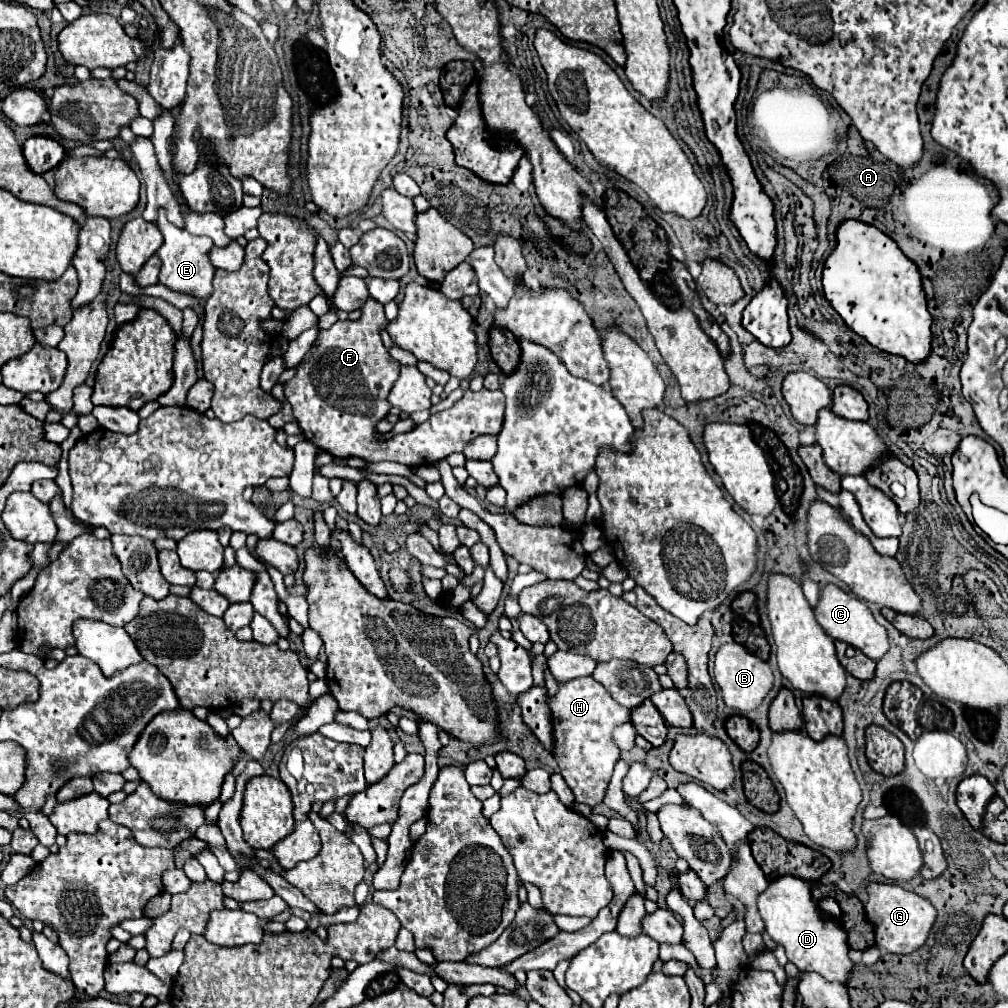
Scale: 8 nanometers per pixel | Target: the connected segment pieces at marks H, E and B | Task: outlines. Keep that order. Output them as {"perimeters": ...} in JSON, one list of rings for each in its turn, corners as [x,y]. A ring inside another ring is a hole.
{"perimeters":[[[[592,676],[558,684],[558,688],[558,694],[548,698],[556,740],[552,754],[560,766],[560,774],[574,792],[576,802],[594,808],[602,802],[604,790],[620,757],[620,750],[612,740],[612,730],[626,722],[628,710],[622,708]]],[[[158,212],[158,224],[156,224],[164,236],[164,246],[156,252],[162,258],[162,272],[160,272],[160,284],[168,286],[170,290],[194,296],[198,300],[208,300],[212,294],[212,276],[214,266],[208,262],[208,250],[212,248],[212,240],[208,236],[194,236],[186,230],[176,228],[166,220],[164,212]]],[[[728,642],[728,644],[718,648],[716,666],[714,666],[714,678],[716,678],[718,686],[720,686],[720,692],[722,692],[722,698],[724,698],[726,706],[738,708],[740,712],[750,712],[750,710],[758,708],[760,702],[764,700],[764,696],[774,686],[774,676],[772,676],[770,666],[764,660],[760,660],[758,656],[750,654],[738,642]]]]}

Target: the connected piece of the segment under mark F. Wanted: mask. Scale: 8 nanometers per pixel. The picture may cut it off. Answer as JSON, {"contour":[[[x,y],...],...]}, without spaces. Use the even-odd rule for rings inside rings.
{"contour":[[[368,300],[362,306],[362,318],[360,320],[348,320],[340,318],[332,328],[320,330],[316,342],[312,344],[310,352],[304,356],[304,360],[298,364],[296,374],[292,380],[284,384],[284,396],[294,408],[294,418],[302,428],[302,434],[308,442],[318,446],[320,450],[336,456],[336,458],[350,458],[358,456],[366,462],[398,462],[398,464],[410,464],[410,466],[422,466],[422,464],[436,464],[442,458],[448,458],[454,452],[462,452],[464,446],[482,434],[498,434],[504,420],[504,396],[500,390],[486,390],[480,392],[464,392],[464,398],[458,400],[450,410],[436,412],[426,420],[424,424],[414,426],[408,434],[396,434],[388,440],[380,440],[380,432],[376,430],[376,422],[384,420],[390,412],[388,392],[394,386],[400,366],[396,360],[390,358],[388,348],[382,344],[380,332],[386,328],[388,320],[384,314],[384,306],[376,300]]]}

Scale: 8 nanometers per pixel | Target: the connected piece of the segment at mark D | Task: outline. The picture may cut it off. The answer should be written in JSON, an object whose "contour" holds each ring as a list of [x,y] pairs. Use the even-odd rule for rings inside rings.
{"contour":[[[782,876],[770,882],[770,888],[758,896],[758,910],[766,924],[766,932],[784,946],[788,960],[794,962],[800,972],[818,972],[830,982],[850,982],[854,962],[850,960],[846,930],[840,928],[838,920],[828,918],[818,910],[810,882],[796,876]]]}

